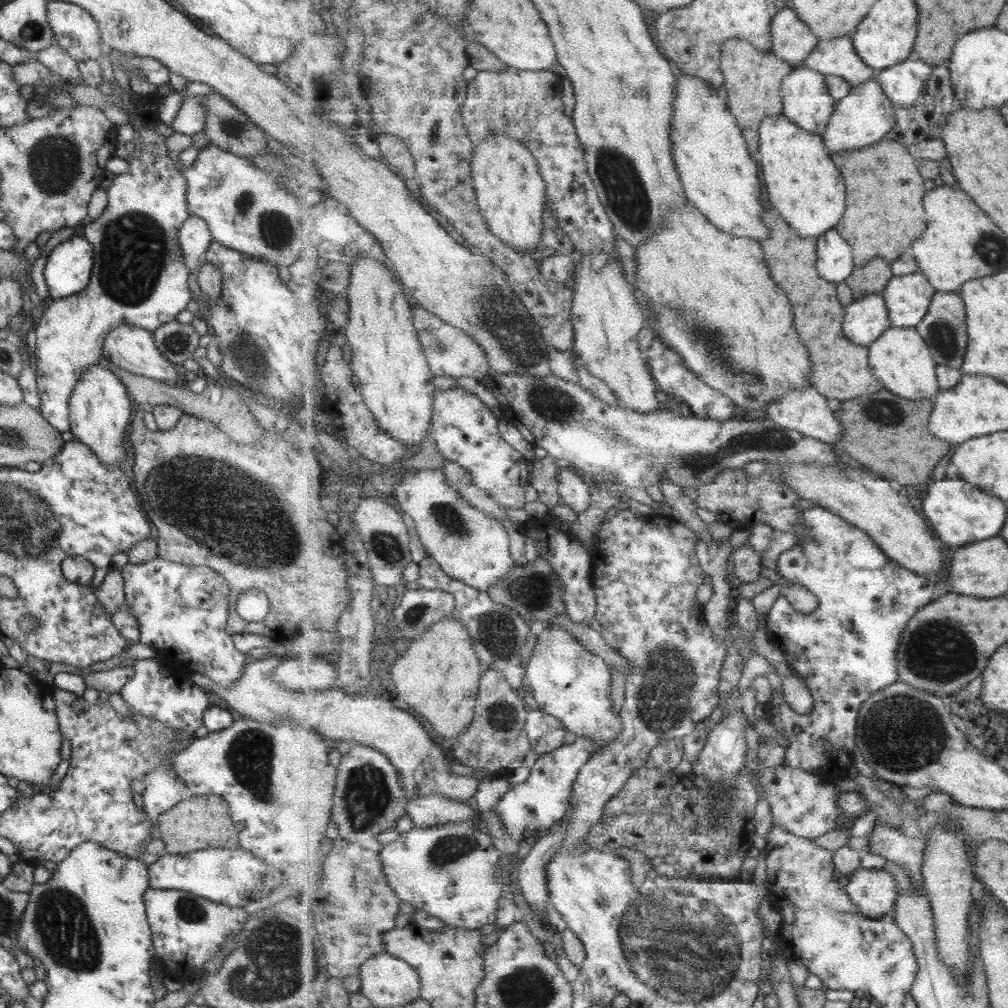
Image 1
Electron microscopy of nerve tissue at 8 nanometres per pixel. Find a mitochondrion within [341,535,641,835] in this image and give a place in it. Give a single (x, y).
(496, 632)

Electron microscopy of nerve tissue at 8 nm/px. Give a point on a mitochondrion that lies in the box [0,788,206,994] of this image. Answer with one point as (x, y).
(61, 921)

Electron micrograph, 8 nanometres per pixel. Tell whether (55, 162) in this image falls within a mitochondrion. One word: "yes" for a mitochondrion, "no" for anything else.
yes

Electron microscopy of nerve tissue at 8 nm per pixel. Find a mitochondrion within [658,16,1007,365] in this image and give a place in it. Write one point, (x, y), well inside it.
(944, 335)

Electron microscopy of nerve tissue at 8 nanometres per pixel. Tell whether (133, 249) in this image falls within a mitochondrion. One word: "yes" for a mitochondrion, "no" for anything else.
yes

